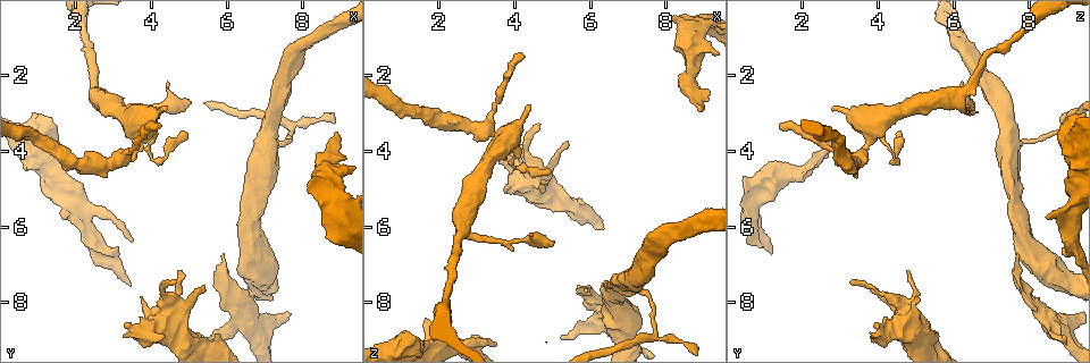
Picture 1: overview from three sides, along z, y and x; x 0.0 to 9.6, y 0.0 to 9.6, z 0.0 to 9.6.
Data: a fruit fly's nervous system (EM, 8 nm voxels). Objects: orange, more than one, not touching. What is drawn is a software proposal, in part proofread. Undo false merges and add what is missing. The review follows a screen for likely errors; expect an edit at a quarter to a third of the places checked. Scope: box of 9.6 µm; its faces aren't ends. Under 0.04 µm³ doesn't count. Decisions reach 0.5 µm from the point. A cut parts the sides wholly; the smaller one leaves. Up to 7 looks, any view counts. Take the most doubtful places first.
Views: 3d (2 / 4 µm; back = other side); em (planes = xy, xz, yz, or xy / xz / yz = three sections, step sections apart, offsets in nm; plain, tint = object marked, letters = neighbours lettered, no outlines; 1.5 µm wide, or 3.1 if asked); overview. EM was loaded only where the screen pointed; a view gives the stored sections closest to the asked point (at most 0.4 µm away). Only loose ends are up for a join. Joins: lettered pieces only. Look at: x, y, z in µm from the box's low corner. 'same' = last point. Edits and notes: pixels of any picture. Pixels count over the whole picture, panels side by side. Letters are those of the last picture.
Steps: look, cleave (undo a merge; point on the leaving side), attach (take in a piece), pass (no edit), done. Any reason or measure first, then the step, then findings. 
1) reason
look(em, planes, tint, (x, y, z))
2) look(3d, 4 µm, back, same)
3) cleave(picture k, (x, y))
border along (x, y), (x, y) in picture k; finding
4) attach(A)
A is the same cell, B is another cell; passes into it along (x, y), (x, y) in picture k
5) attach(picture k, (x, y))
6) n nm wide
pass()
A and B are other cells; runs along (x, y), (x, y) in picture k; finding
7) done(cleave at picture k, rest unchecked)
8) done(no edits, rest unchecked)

free end
look(em, yz, step 8, tint, (5.85, 6.70, 7.70))

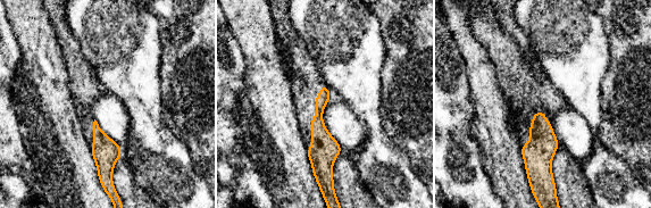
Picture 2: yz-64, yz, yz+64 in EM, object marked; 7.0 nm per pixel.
look(em, planes, letters, same)

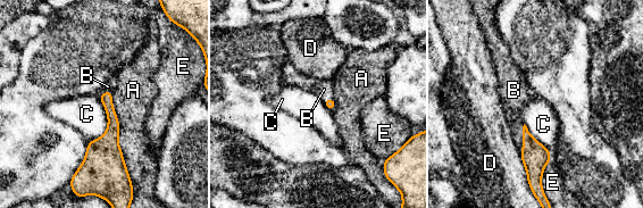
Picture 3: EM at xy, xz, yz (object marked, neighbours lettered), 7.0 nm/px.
attach(B)
B is the same cell, A, C, D and E are other cells; passes into it along (535, 157), (523, 139), (512, 106) in picture 3; it goes on there

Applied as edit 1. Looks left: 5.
small branch off a trunk
look(3d, 4 µm, (7.20, 3.85, 7.65))

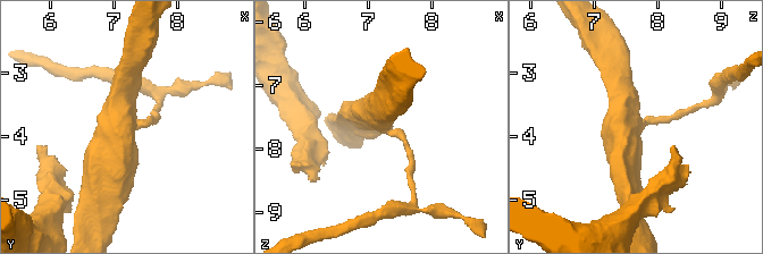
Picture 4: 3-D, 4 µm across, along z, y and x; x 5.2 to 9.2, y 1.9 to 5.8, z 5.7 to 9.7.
3 arms
look(em, planes, tint, (7.20, 3.80, 7.65))

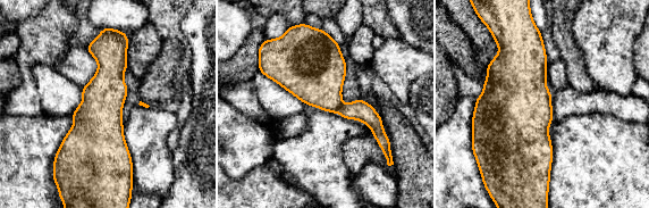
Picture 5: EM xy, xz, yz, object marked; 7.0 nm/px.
what lies round it
look(em, planes, letters, same)

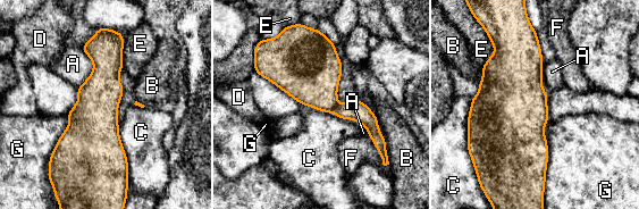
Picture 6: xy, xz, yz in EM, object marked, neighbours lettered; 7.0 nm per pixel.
cleave(picture 6, (356, 110))
A, B, C, D, E, F and G are other cells; border along (337, 105), (334, 113) in picture 6; a second cell is stuck on

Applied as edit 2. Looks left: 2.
done(attach at picture 3, cleave at picture 6, rest unchecked)

